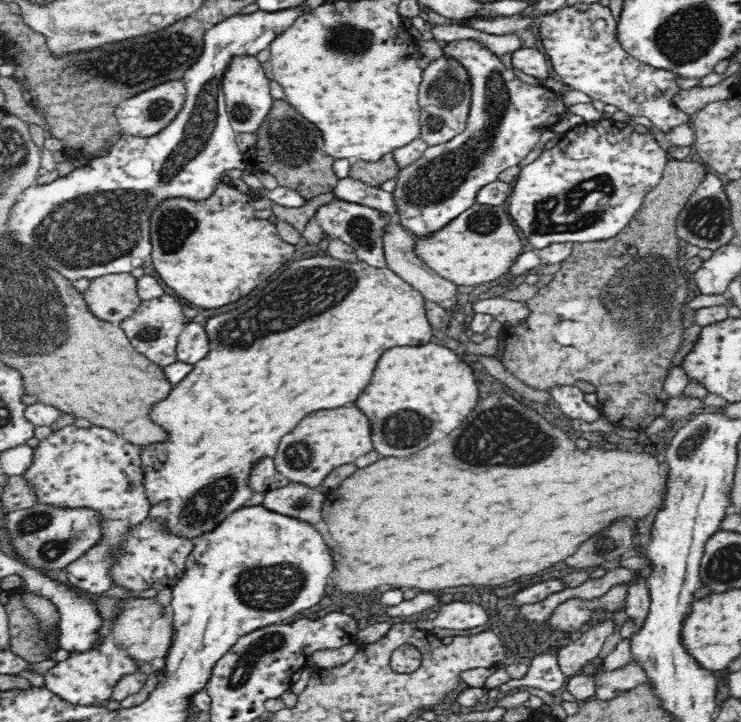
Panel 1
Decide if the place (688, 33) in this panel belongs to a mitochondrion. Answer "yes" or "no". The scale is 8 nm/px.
yes

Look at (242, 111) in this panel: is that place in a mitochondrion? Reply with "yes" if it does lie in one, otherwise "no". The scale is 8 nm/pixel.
yes

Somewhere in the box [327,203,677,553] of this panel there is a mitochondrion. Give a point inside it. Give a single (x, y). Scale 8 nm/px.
(502, 435)

